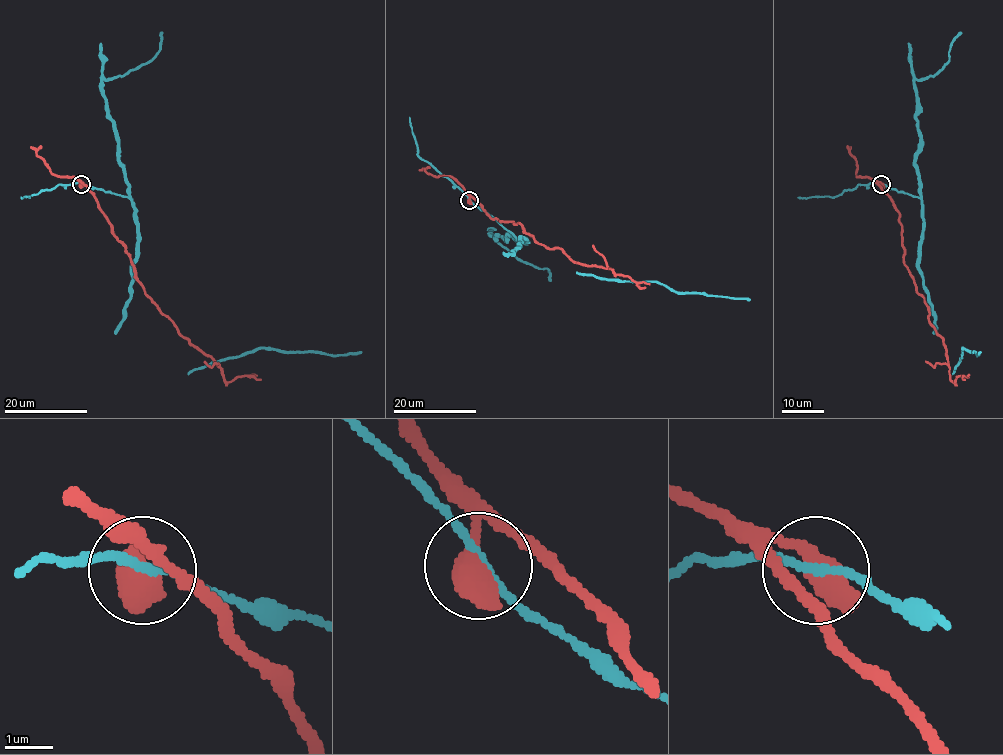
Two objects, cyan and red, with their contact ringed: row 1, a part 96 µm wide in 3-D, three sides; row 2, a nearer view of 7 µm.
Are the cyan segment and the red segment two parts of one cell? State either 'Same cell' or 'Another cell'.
Another cell

